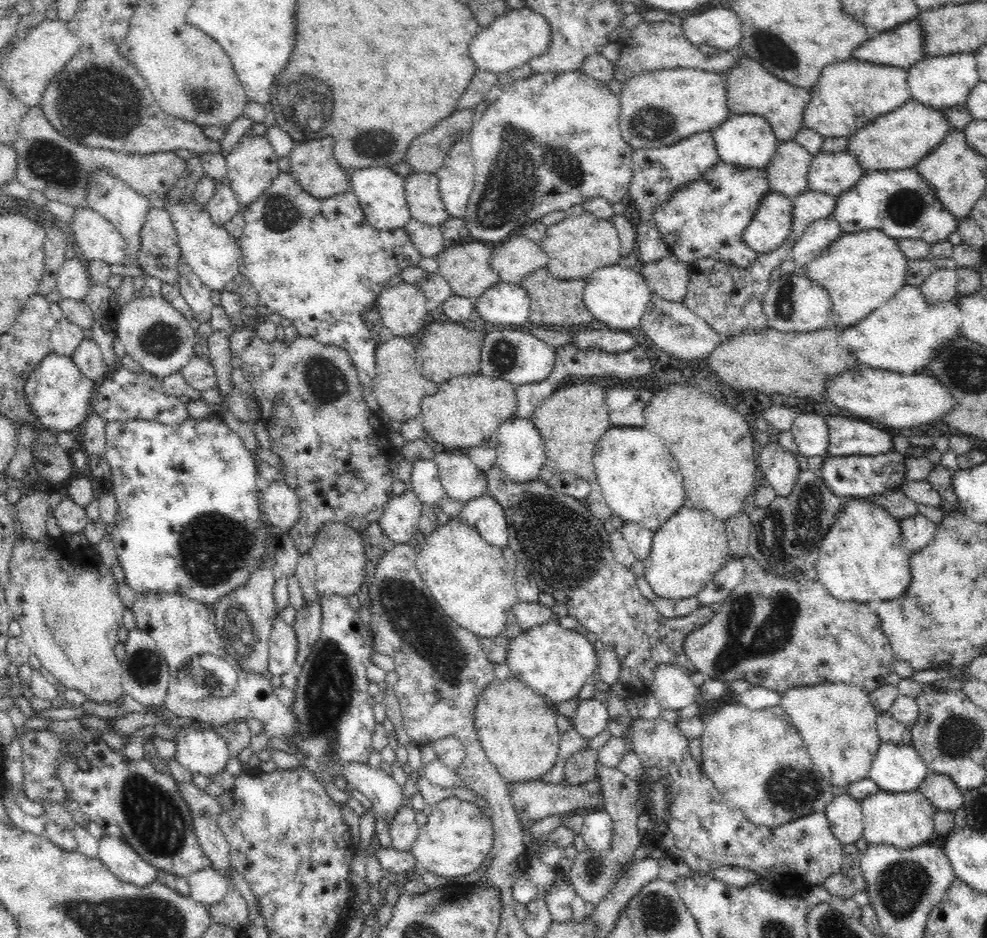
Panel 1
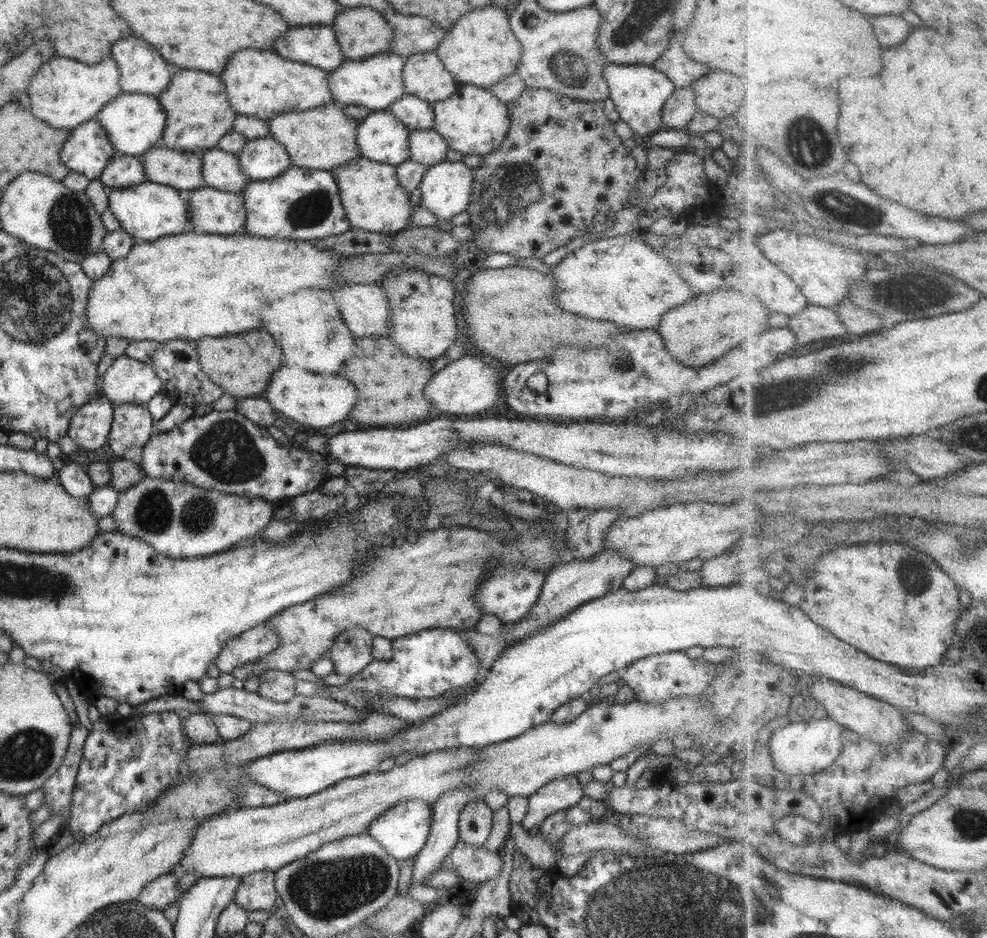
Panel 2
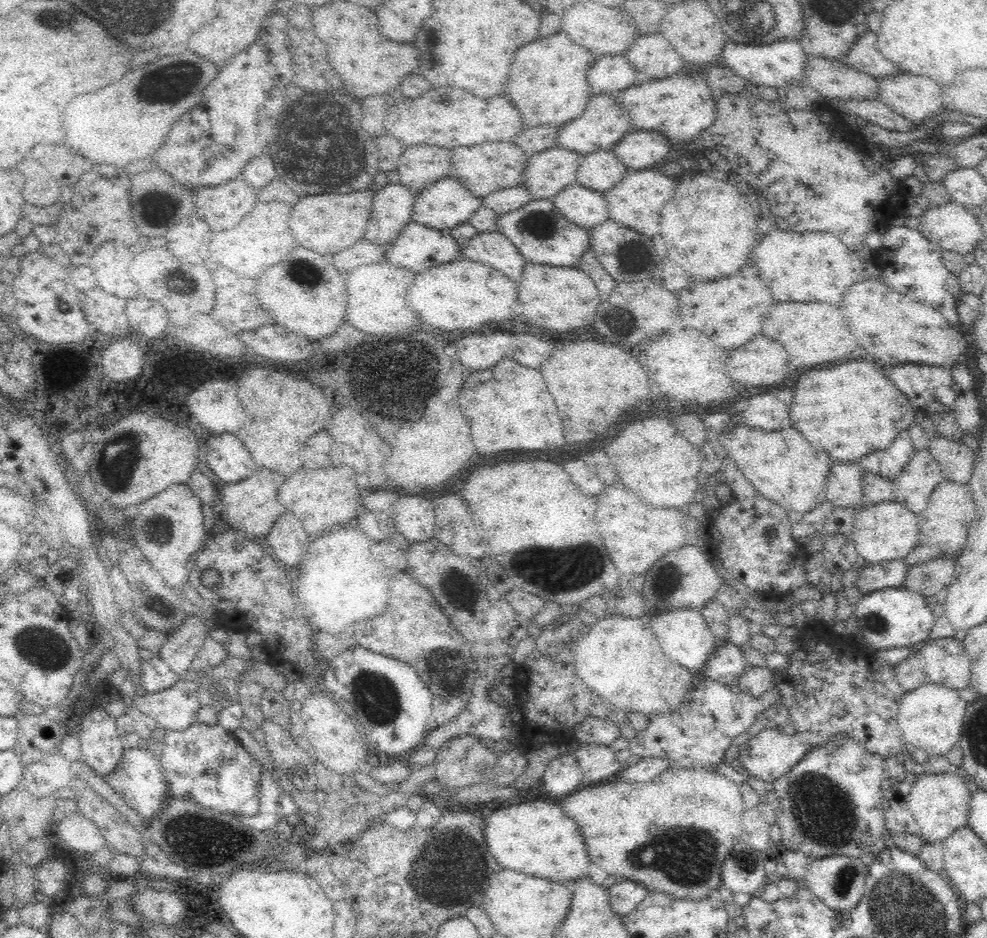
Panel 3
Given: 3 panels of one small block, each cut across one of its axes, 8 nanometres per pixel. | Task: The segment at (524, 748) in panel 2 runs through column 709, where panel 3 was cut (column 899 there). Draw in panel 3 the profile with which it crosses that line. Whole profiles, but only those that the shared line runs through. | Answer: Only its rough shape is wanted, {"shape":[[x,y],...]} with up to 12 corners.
{"shape":[[924,684],[896,717],[916,752],[945,755],[962,739],[956,690]]}

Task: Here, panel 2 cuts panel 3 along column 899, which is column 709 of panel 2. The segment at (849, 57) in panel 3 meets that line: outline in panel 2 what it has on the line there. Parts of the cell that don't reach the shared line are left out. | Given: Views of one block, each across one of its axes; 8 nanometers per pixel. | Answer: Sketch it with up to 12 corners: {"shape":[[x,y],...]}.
{"shape":[[682,30],[675,31],[652,67],[677,89],[710,73],[684,54]]}

